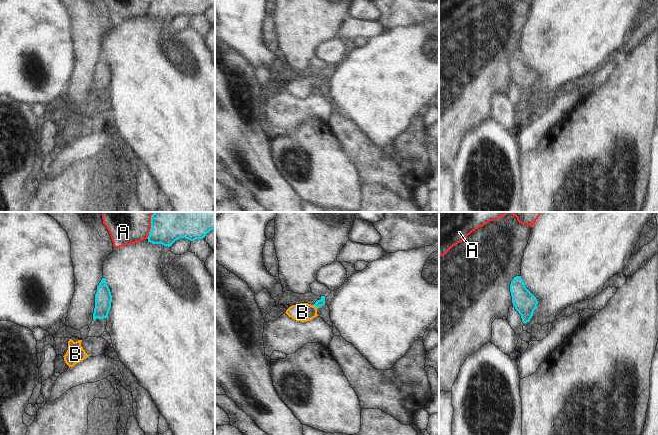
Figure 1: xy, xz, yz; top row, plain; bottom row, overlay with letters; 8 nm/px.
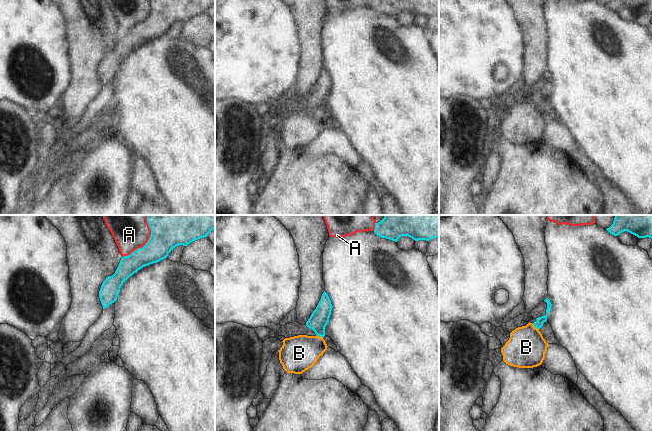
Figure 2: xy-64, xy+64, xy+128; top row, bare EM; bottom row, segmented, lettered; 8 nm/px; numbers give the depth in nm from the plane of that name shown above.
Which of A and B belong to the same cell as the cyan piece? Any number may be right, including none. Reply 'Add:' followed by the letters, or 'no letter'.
Add: B

